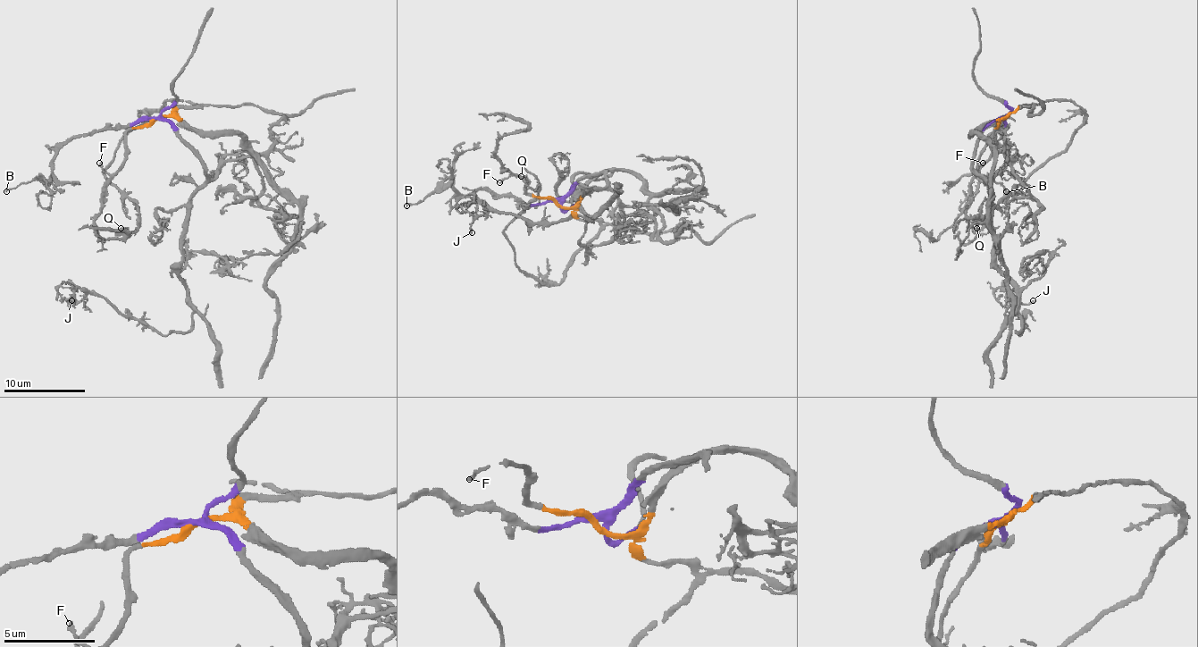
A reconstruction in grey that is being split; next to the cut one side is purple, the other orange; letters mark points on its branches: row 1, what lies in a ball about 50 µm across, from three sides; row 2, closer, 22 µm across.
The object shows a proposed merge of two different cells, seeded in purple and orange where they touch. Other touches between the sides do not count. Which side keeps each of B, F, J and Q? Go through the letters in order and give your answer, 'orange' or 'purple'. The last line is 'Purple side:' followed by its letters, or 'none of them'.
B: purple
F: orange
J: purple
Q: orange
Purple side: B, J

